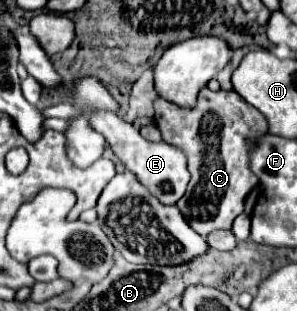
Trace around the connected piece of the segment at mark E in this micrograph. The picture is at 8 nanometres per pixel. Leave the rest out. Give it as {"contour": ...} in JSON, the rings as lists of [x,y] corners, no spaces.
{"contour":[[[97,111],[91,117],[91,125],[95,131],[99,131],[107,139],[109,147],[113,149],[115,157],[123,163],[123,167],[127,171],[131,171],[137,177],[137,181],[151,195],[155,195],[163,205],[175,205],[183,197],[187,183],[189,183],[189,171],[187,171],[185,153],[181,149],[175,149],[173,145],[169,145],[165,141],[151,143],[151,141],[143,139],[137,127],[133,127],[131,123],[125,123],[115,113],[105,113],[105,111],[99,113]]]}

